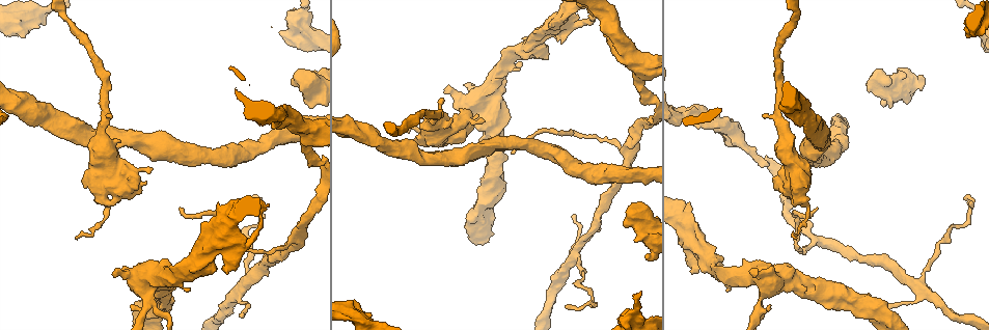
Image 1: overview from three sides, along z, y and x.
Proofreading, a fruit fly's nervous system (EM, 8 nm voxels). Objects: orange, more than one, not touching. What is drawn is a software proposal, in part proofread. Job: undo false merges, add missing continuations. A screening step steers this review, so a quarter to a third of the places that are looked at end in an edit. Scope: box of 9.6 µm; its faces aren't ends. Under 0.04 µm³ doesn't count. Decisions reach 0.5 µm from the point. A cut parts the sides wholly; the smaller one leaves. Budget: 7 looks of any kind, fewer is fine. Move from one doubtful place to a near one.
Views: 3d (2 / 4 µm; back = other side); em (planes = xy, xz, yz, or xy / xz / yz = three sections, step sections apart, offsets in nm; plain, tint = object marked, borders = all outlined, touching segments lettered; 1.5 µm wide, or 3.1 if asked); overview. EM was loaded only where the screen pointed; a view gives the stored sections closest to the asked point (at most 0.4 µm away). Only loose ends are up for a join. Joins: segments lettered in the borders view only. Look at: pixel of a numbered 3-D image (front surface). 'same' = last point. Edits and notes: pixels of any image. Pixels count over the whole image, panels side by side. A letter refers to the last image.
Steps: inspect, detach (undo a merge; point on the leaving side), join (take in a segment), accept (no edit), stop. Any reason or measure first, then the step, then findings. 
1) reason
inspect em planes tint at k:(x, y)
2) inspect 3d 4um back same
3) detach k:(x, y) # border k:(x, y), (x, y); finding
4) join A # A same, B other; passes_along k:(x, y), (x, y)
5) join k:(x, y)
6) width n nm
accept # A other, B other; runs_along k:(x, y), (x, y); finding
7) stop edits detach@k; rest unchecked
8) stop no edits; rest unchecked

free end
inspect em planes tint at 1:(299, 88)

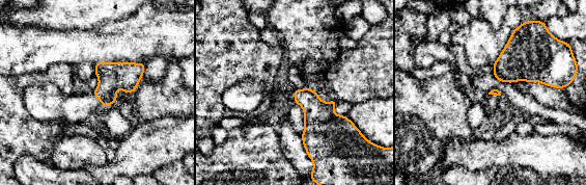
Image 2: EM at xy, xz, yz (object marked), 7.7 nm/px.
what lies round it
inspect em planes borders same

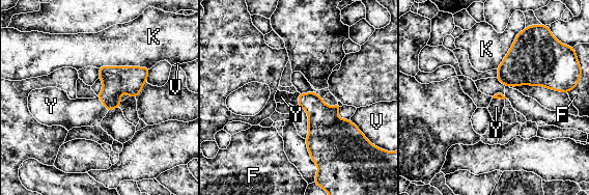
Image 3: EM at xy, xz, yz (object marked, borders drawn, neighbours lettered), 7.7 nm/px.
join Y # F other, K other, V other, Y same; passes_along 3:(116, 80), (103, 104), (81, 112); it goes on there

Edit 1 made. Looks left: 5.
thick turns thin
inspect em planes tint at 1:(763, 293)

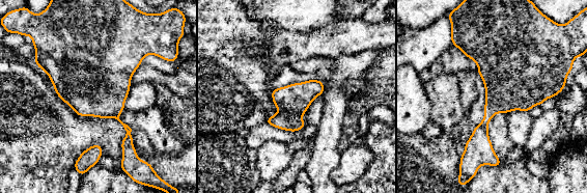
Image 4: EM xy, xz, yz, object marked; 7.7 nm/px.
inspect em planes borders same

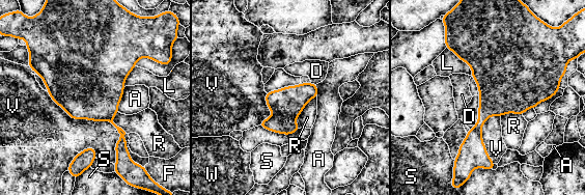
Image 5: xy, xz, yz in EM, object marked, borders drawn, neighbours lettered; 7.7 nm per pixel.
accept # A other, D other, F other, L other, R other, S other, V other, W other; border 5:(46, 91), (116, 129), (115, 164); all the same neuron

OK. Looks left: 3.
thick end
inspect em xy step 8 borders at 1:(478, 114)

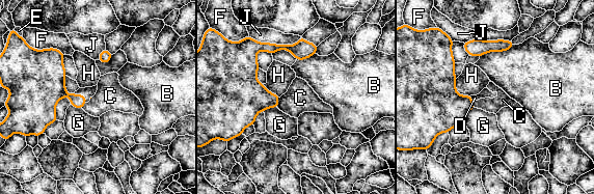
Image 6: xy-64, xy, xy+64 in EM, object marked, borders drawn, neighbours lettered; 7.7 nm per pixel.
inspect em planes borders same

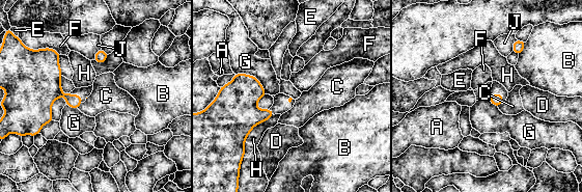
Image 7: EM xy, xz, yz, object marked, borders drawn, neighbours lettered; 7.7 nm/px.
accept # A other, B other, C other, D other, E other, F other, G other, H other, J other; border 7:(82, 103), (77, 108); none of them fits

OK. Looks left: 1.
stop edits join@3; rest unchecked

